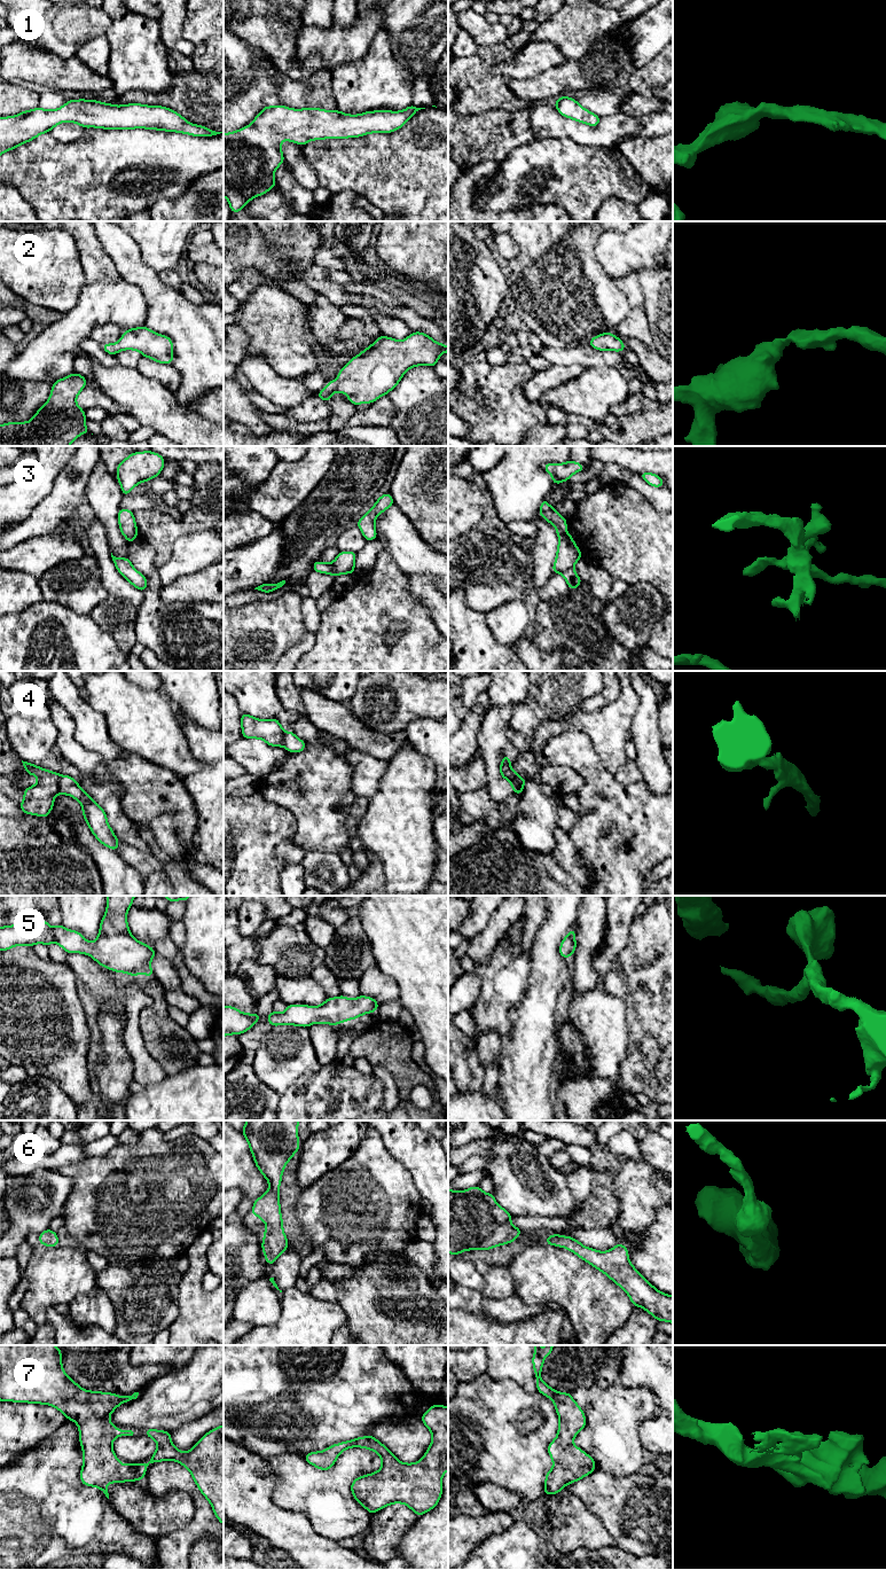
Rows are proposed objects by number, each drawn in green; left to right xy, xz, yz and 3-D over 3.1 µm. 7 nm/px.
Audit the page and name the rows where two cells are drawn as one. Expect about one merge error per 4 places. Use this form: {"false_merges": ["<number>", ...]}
{"false_merges": ["3", "4"]}

